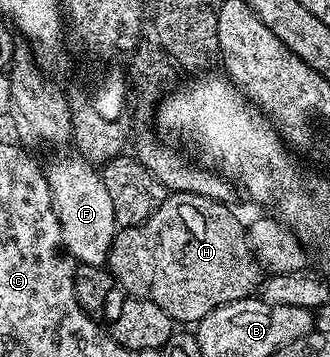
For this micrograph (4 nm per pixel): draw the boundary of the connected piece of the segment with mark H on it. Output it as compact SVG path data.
M192 192L167 193L164 204L160 204L160 208L156 208L156 212L152 212L152 216L148 216L148 220L144 220L138 226L121 227L115 233L114 243L108 255L108 269L114 275L115 283L121 289L123 286L126 289L125 293L129 297L139 298L140 300L152 300L152 304L164 308L164 312L168 312L168 316L178 324L197 324L204 316L208 316L208 312L212 312L216 308L220 308L229 302L235 302L241 298L251 297L260 286L260 277L258 278L260 265L250 249L250 243L247 241L247 231L244 229L243 223L238 223L237 216L228 207L230 206L225 201L210 199L208 196L196 195Z

